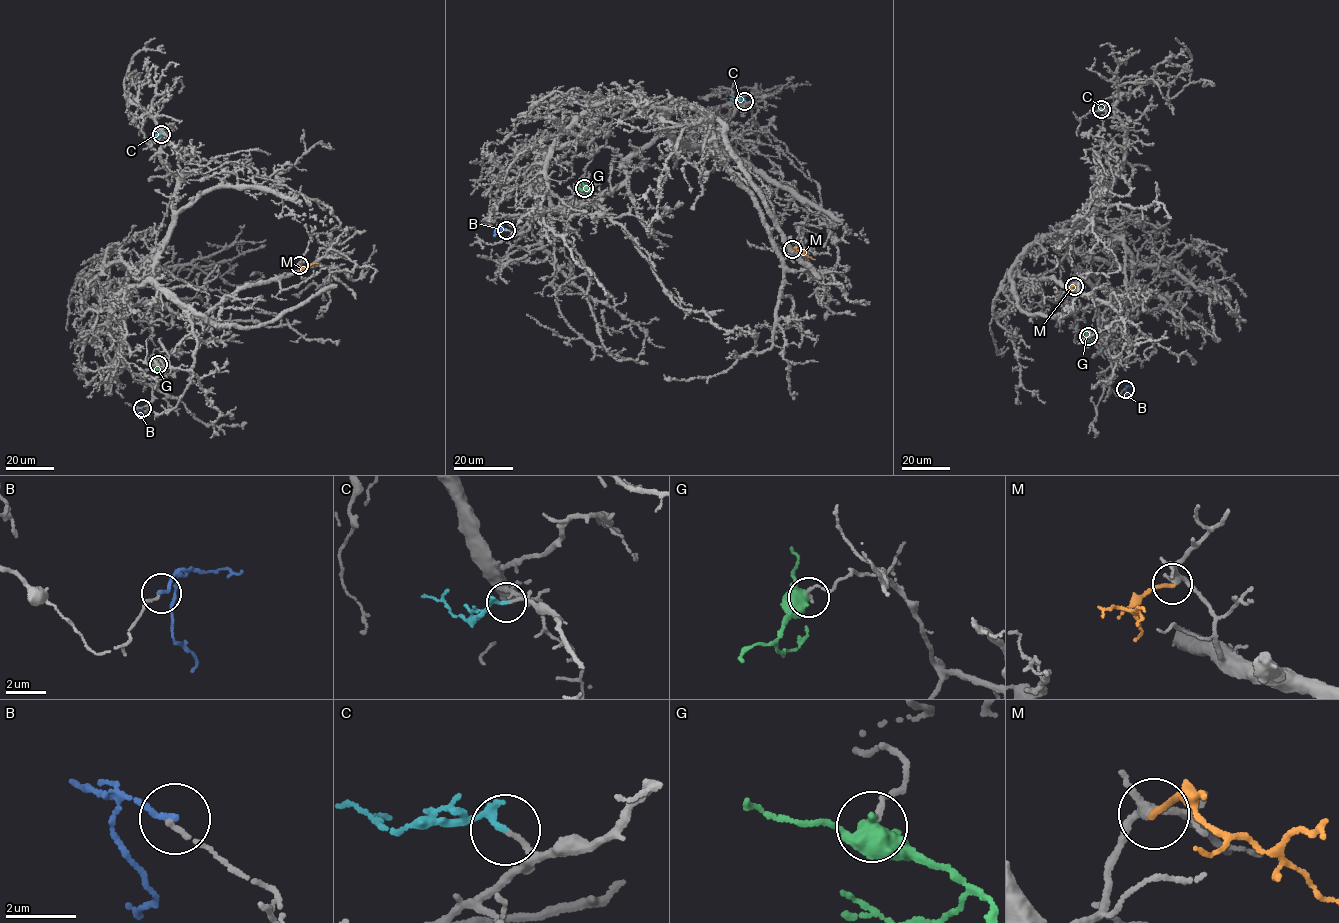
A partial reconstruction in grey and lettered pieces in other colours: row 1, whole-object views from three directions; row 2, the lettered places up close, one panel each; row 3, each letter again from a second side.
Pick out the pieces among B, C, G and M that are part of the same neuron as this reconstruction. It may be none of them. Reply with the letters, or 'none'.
C

